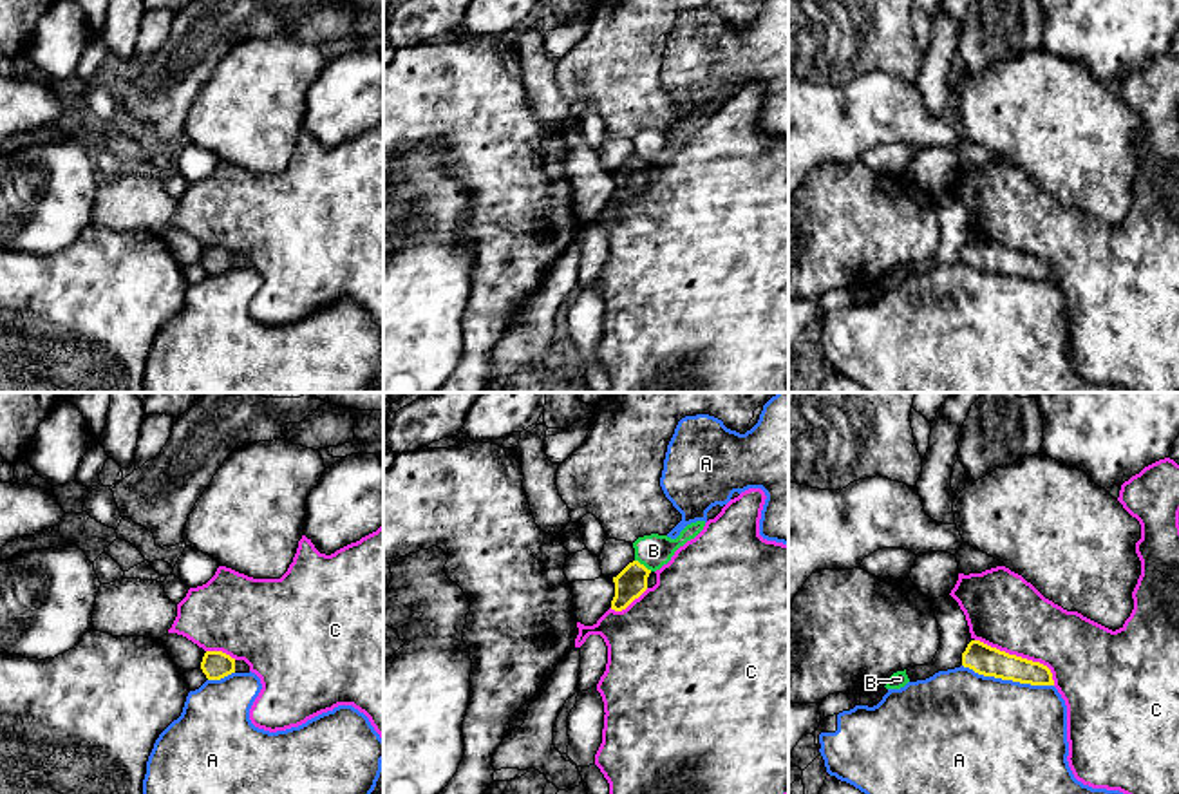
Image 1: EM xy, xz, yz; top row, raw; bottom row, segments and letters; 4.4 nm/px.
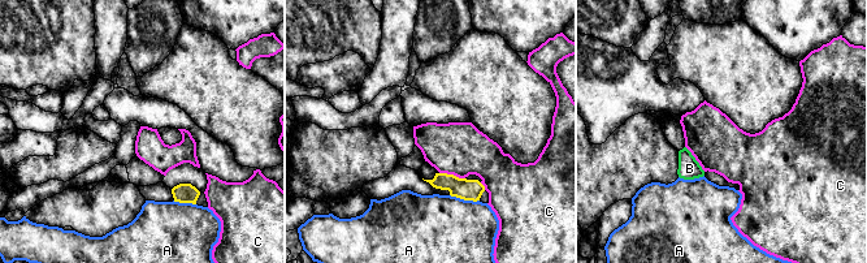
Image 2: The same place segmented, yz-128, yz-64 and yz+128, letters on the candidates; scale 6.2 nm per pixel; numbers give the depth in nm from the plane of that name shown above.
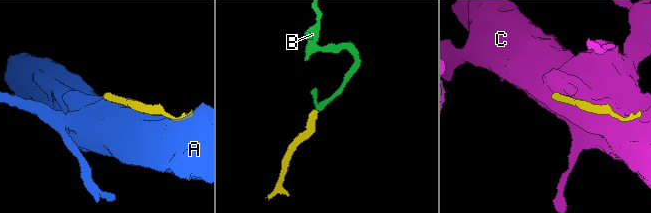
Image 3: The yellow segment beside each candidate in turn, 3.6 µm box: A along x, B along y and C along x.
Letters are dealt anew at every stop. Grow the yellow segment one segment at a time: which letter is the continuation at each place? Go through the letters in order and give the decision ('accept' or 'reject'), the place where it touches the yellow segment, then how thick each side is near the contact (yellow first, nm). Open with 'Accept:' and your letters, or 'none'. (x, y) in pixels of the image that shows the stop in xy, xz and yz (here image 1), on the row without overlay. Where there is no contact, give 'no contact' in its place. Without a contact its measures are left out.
Accept: none
A: reject; meets yellow in yz at (1008, 274); 140 nm thick on the yellow side, 480 nm on the other
B: reject; meets yellow in xz at (642, 160); 140 nm thick on the yellow side, 150 nm on the other
C: reject; meets yellow in yz at (1020, 252); 140 nm thick on the yellow side, 340 nm on the other

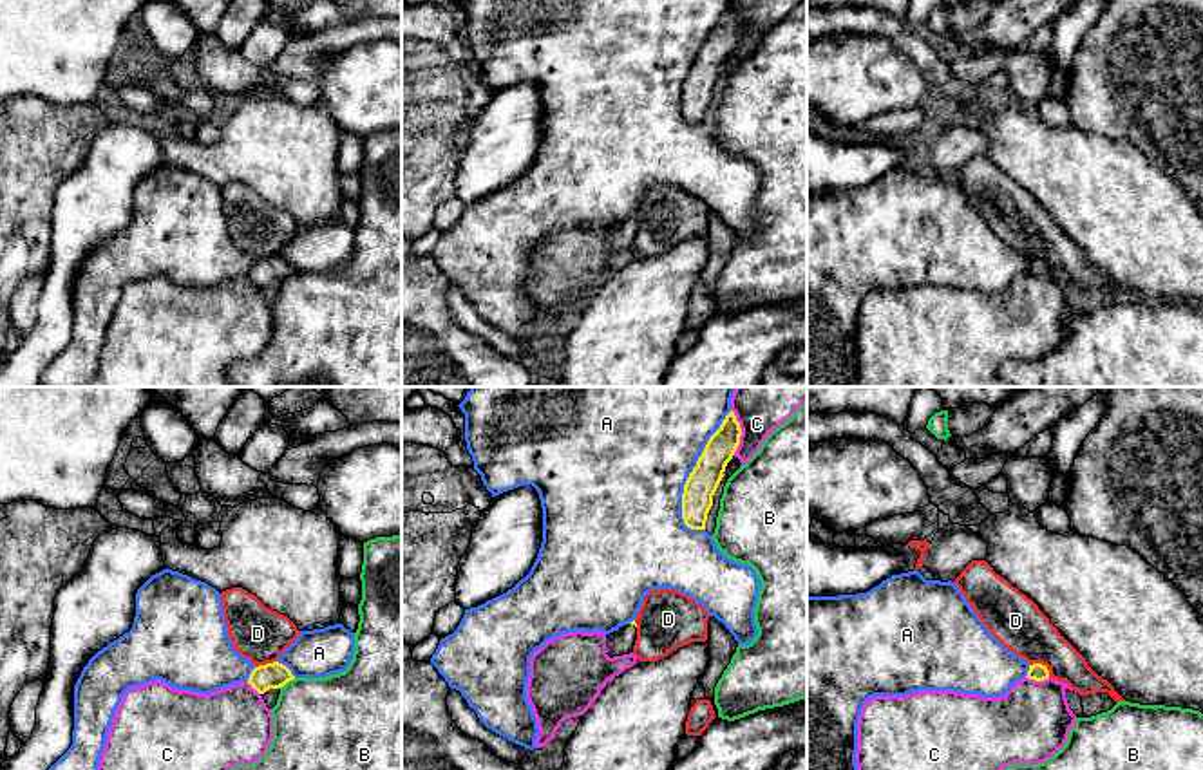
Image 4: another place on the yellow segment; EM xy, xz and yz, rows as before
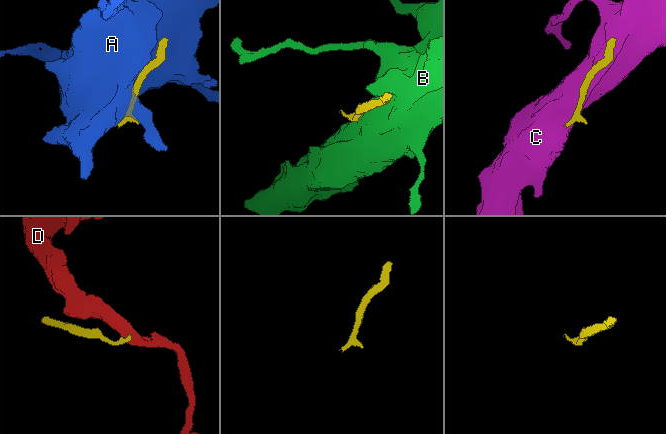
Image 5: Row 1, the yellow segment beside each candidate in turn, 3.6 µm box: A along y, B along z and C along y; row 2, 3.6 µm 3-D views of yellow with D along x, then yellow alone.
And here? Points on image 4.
Accept: none
A: reject; meets yellow in xz at (693, 65); 140 nm thick on the yellow side, 460 nm on the other
B: reject; meets yellow in xy at (286, 277); 120 nm thick on the yellow side, 440 nm on the other
C: reject; meets yellow in xz at (740, 28); 140 nm thick on the yellow side, 160 nm on the other
D: reject; meets yellow in yz at (1041, 259); 80 nm thick on the yellow side, 240 nm on the other

